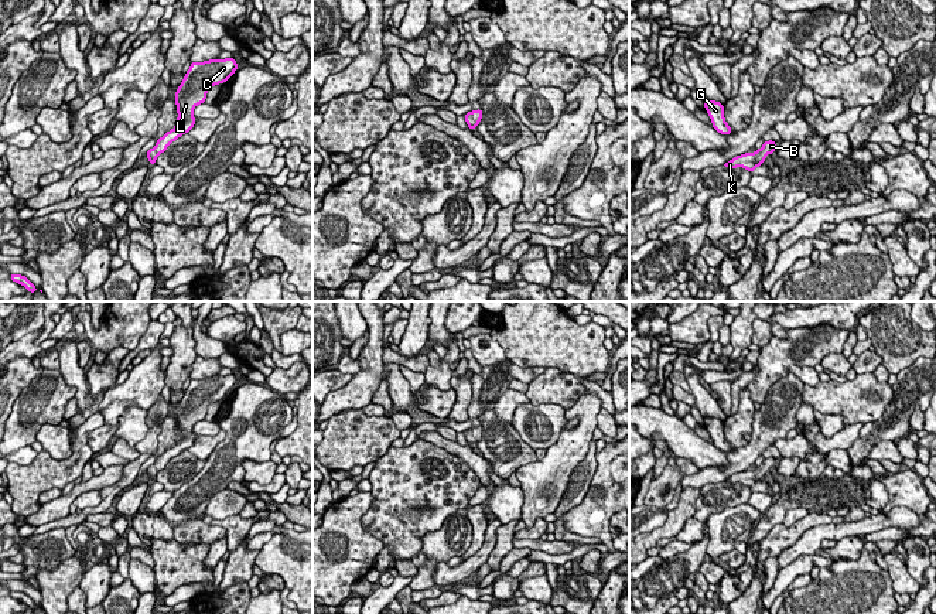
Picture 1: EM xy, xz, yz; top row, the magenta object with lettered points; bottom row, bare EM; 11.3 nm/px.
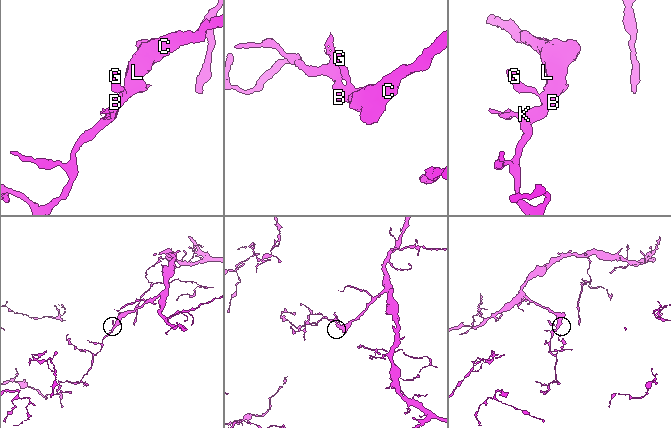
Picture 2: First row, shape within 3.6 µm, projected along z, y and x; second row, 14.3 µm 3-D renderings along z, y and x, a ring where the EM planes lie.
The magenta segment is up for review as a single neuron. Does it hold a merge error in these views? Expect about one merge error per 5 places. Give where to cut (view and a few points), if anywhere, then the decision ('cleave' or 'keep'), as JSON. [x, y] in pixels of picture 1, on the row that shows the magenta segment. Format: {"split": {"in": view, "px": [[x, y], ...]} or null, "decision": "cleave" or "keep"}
{"split": null, "decision": "keep"}

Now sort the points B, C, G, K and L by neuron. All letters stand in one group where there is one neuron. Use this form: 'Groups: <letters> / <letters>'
Groups: B C G K L

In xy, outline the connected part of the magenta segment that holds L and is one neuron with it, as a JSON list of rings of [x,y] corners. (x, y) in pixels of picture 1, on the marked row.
[[[235,58],[191,62],[188,72],[175,92],[177,124],[158,139],[156,146],[146,154],[151,166],[156,164],[157,156],[164,153],[174,140],[192,130],[197,120],[192,115],[194,108],[199,103],[205,103],[208,89],[226,82],[236,69],[238,64]]]

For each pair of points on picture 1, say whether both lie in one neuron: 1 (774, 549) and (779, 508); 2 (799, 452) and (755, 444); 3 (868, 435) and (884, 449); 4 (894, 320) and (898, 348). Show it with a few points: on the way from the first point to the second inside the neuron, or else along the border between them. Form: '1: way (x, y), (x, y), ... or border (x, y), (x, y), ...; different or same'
1: border (782, 522), (778, 522), (759, 542); different
2: border (785, 437), (778, 437), (772, 443); different
3: border (895, 442), (880, 440), (868, 453), (868, 459); different
4: way (894, 327), (894, 336), (898, 341); same

